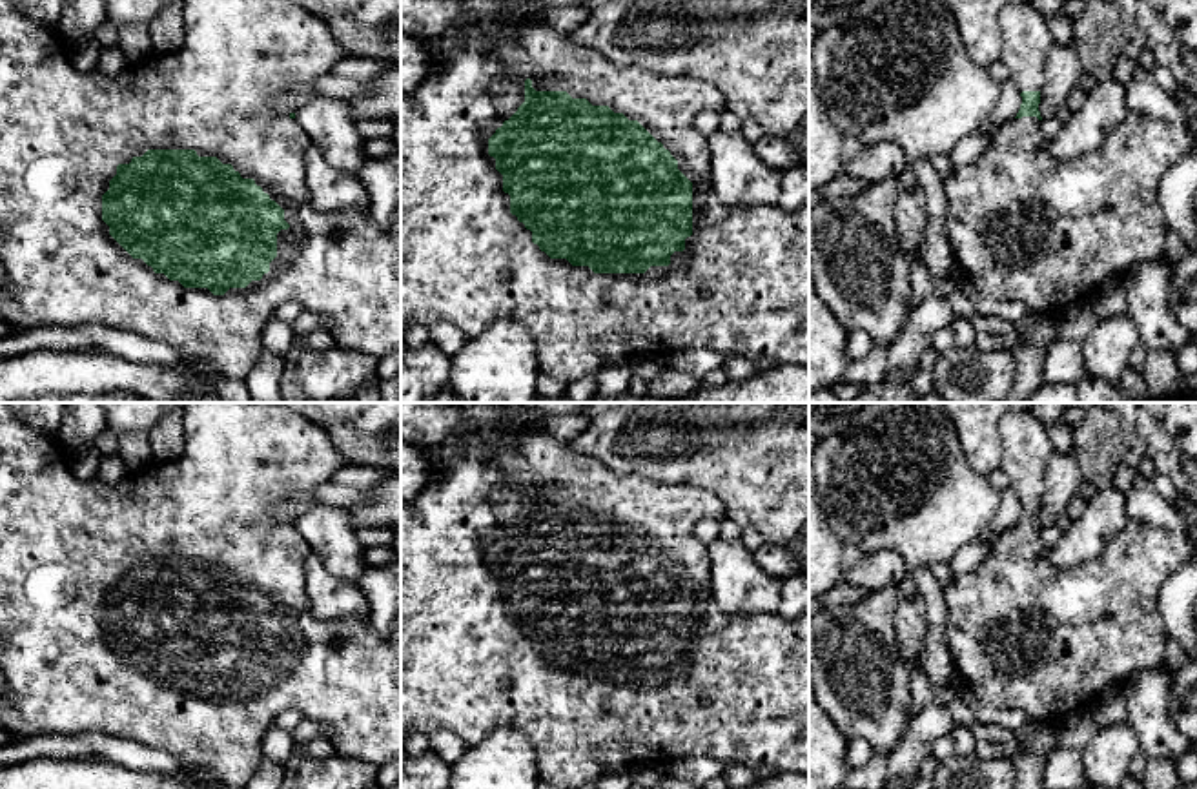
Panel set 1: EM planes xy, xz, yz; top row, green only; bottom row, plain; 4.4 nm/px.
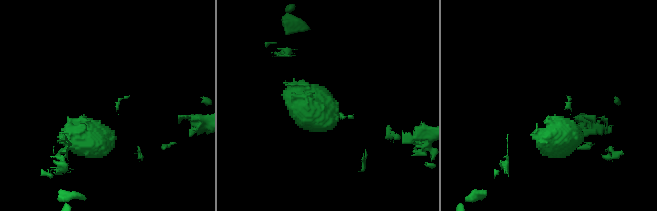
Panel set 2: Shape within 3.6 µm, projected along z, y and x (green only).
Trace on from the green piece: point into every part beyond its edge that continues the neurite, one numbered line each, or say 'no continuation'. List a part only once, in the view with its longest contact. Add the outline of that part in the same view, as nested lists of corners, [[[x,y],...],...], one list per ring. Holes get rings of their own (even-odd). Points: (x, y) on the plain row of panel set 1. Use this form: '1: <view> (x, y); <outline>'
1: xz (740, 695); [[[452,403],[468,421],[472,430],[461,434],[443,446],[417,448],[435,468],[434,479],[412,499],[401,503],[401,743],[410,733],[430,736],[439,729],[454,731],[468,747],[485,740],[499,727],[519,731],[534,747],[541,782],[561,789],[596,785],[612,771],[632,769],[638,763],[669,763],[687,756],[711,756],[721,762],[758,769],[772,765],[782,773],[800,773],[809,776],[809,610],[789,621],[778,612],[754,612],[732,616],[720,609],[712,596],[711,558],[705,543],[694,534],[701,519],[727,517],[718,496],[689,485],[669,485],[634,474],[616,474],[570,448],[567,441],[556,439],[536,426],[534,412],[525,412],[514,403]],[[525,488],[532,488],[536,499],[567,499],[572,507],[587,507],[592,514],[609,514],[614,521],[623,521],[629,528],[638,528],[665,558],[678,569],[678,578],[692,590],[692,643],[685,647],[685,658],[670,663],[669,674],[650,674],[645,681],[594,681],[588,674],[572,674],[567,667],[550,667],[532,651],[532,640],[510,621],[510,603],[503,599],[503,583],[496,578],[496,567],[488,563],[488,547],[508,528],[525,510]]]

